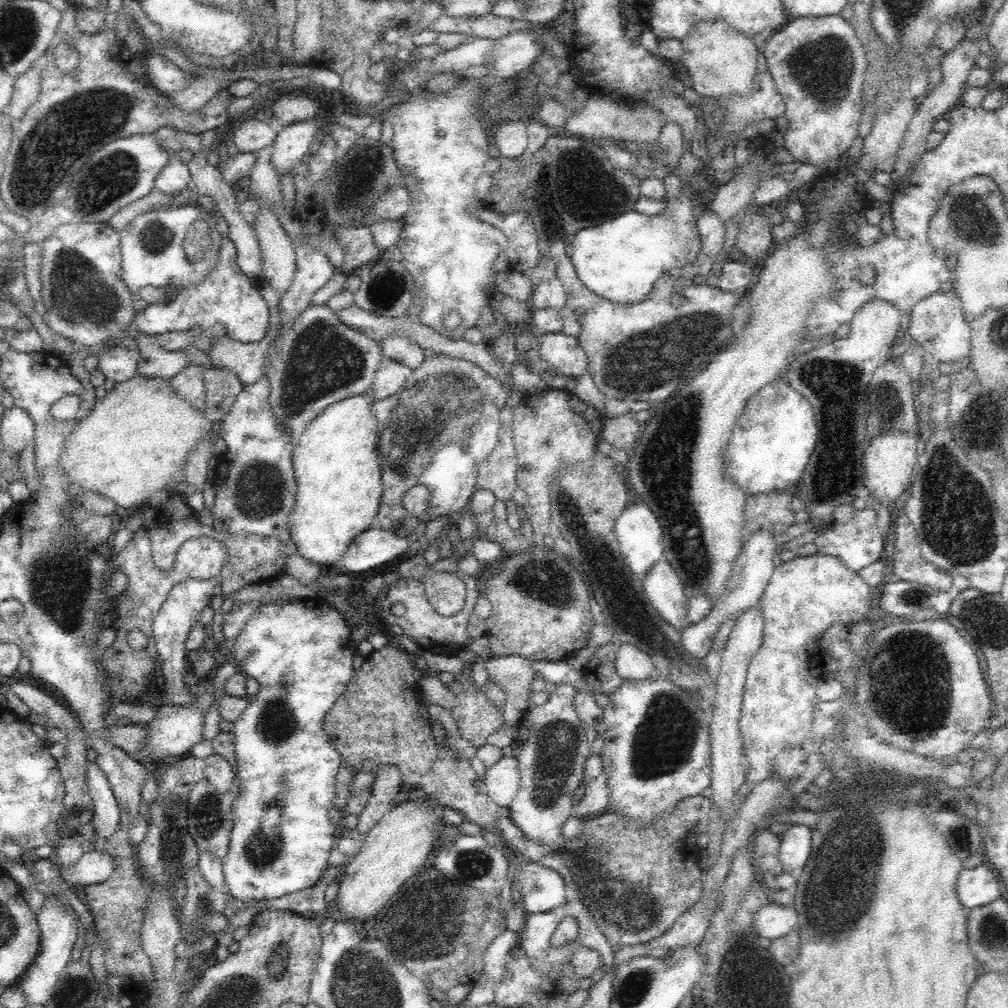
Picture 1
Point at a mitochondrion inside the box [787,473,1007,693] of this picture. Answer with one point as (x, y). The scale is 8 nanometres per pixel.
(918, 645)

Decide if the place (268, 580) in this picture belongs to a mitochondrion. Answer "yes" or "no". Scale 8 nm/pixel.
no

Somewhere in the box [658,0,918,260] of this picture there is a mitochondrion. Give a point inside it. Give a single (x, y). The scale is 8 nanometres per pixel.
(822, 68)

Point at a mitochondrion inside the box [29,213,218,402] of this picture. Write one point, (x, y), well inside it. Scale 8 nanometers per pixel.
(77, 290)

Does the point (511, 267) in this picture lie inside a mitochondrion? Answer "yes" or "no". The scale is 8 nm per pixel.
no

